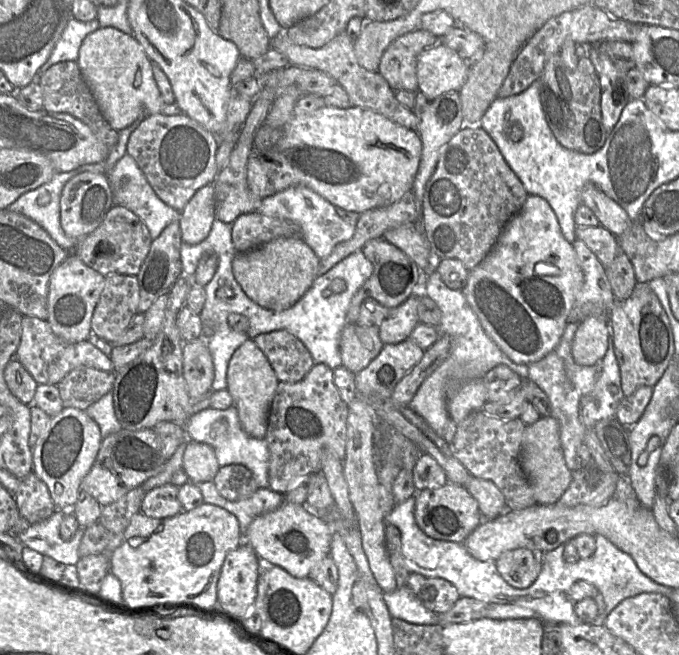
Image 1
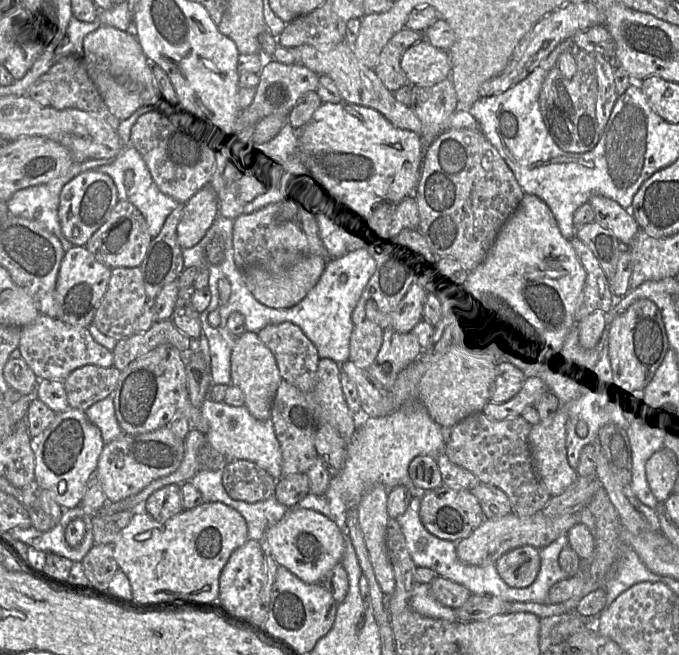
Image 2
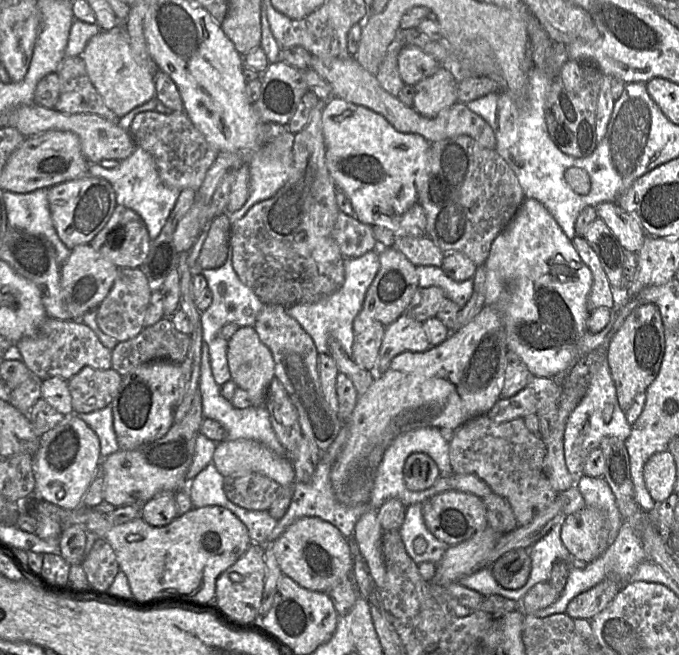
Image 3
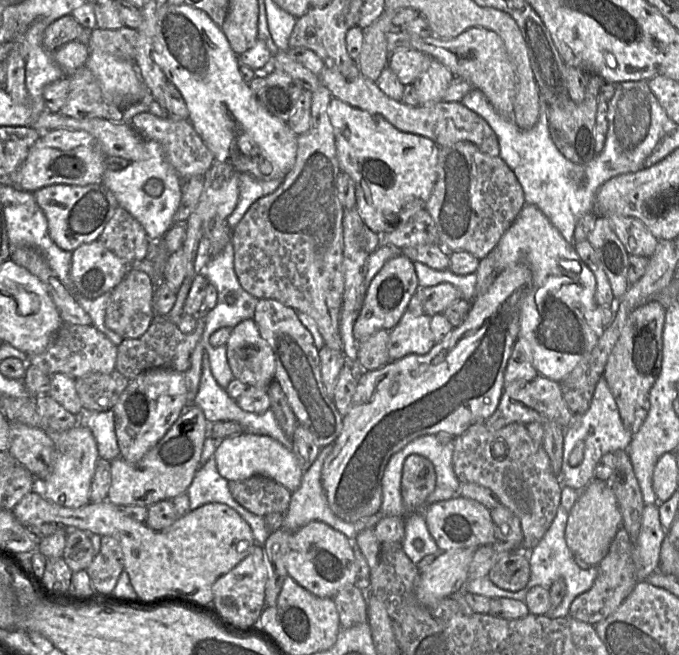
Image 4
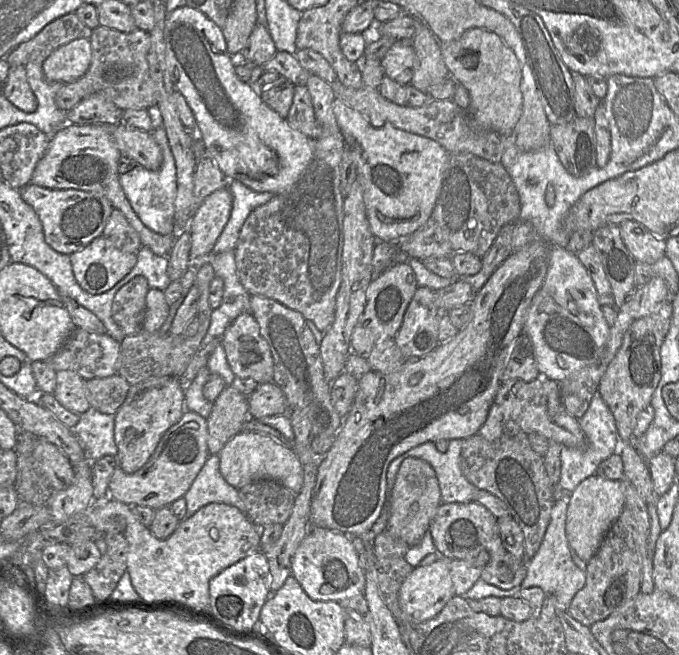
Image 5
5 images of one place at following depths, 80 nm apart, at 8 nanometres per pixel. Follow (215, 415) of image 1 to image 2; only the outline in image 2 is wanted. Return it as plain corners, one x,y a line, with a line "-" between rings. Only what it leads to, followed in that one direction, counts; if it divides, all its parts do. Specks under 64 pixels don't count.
205,398
200,408
202,416
208,421
210,430
205,435
206,444
222,455
226,462
247,460
267,471
275,479
281,478
282,457
279,442
275,436
271,419
254,418
245,406
229,406

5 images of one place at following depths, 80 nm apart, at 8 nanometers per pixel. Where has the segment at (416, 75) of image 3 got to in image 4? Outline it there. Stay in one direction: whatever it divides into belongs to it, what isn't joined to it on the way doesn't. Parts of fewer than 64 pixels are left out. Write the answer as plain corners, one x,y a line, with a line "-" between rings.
398,48
390,53
388,67
403,85
413,84
432,58
416,49

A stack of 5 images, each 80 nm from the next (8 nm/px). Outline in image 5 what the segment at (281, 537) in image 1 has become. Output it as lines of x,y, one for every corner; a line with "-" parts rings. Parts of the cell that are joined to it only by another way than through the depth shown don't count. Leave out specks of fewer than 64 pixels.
311,527
292,558
292,575
315,601
335,601
364,593
365,573
351,538
340,531

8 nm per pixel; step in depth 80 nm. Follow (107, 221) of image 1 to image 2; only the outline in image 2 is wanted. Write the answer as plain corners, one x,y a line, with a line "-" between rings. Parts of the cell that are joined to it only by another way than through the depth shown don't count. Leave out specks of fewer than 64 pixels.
118,201
106,222
90,237
85,248
101,263
114,269
139,267
152,238
140,211
127,201

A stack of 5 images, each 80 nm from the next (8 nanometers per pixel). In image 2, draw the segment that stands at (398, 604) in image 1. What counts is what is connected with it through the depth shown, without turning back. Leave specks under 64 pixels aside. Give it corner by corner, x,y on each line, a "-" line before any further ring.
430,583
415,584
410,599
410,607
426,617
457,622
455,610
444,606
435,598

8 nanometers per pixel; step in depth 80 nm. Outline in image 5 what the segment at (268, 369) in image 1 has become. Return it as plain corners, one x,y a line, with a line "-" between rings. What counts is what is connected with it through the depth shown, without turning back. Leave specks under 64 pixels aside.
250,312
240,314
224,331
221,345
228,364
236,377
251,378
258,384
273,381
273,358
268,343
260,334
260,328

